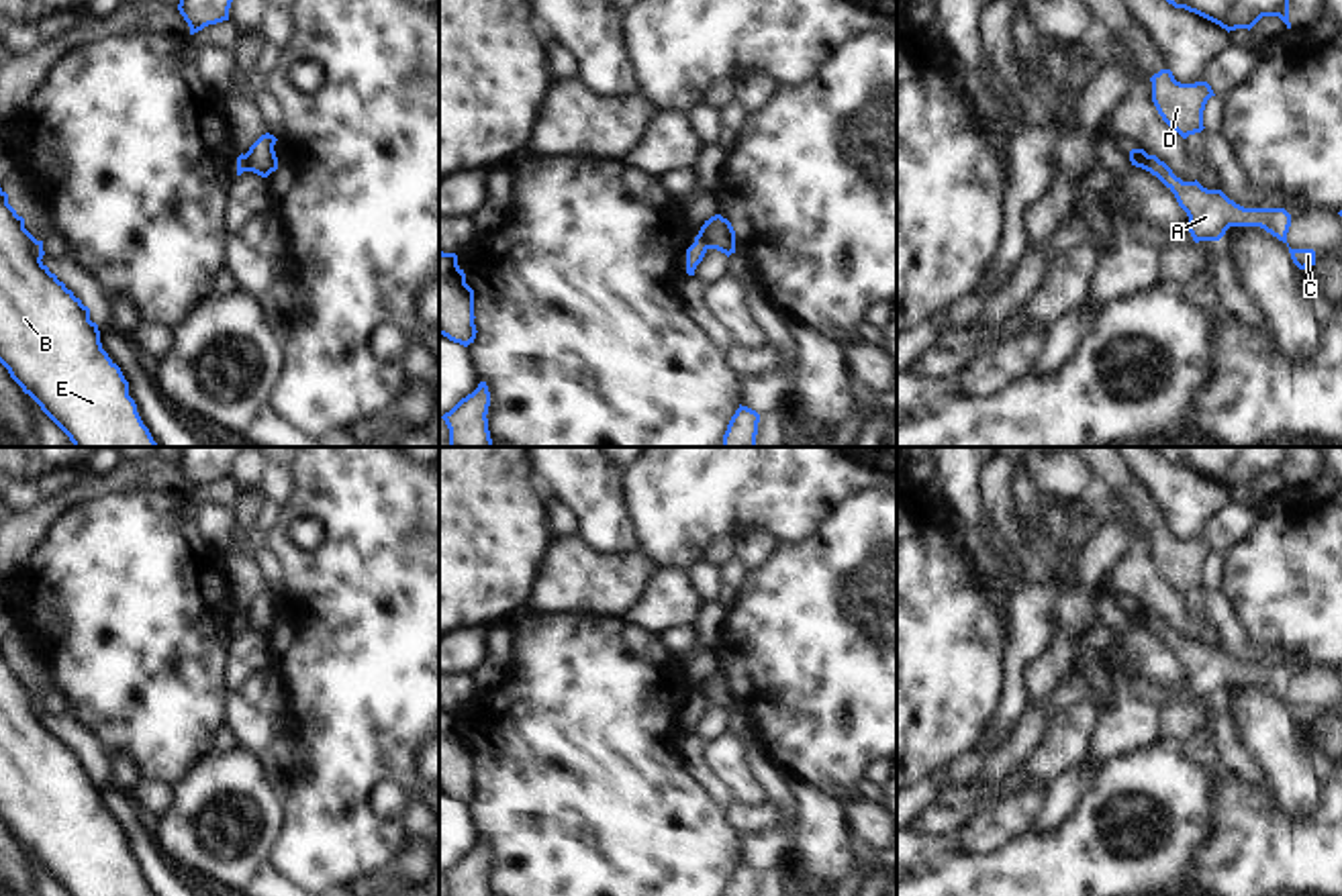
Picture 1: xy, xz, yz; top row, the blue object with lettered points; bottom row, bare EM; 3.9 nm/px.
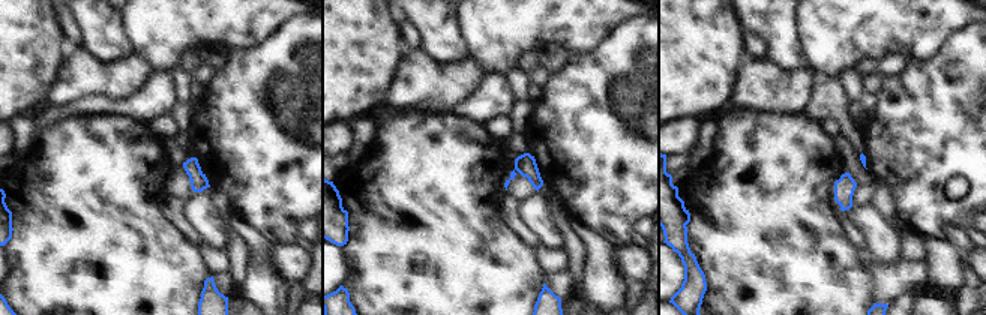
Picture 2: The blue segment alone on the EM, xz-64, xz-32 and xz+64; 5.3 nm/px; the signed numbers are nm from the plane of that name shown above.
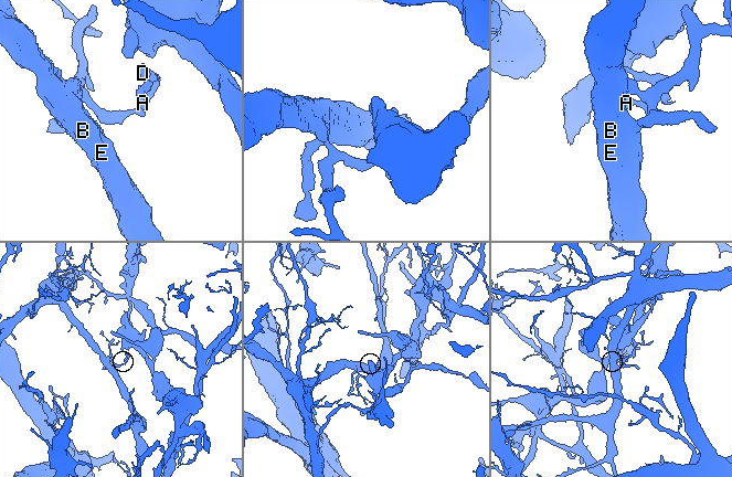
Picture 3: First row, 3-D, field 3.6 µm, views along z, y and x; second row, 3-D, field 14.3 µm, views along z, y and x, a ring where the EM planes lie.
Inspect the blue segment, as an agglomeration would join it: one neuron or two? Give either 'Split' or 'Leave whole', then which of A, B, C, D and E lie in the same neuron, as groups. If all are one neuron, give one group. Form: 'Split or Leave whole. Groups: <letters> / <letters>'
Split. Groups: A B C E / D.

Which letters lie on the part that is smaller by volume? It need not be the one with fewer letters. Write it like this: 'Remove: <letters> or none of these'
Remove: D

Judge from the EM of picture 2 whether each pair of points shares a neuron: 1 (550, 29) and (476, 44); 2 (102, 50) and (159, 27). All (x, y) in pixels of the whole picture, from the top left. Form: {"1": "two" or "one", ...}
{"1": "one", "2": "two"}

